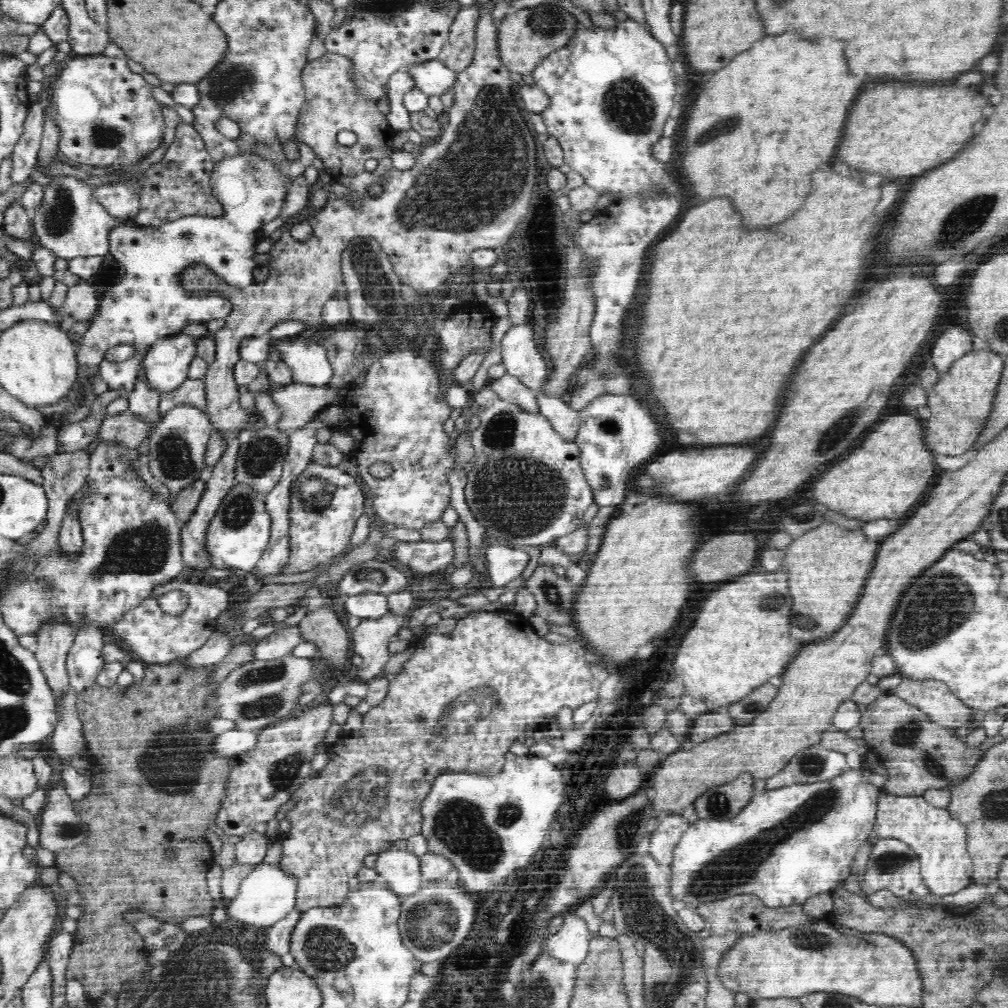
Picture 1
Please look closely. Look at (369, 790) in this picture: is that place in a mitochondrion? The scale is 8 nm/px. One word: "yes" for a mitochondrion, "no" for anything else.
yes

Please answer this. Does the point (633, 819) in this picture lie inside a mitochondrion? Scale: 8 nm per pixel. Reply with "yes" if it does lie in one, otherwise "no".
yes

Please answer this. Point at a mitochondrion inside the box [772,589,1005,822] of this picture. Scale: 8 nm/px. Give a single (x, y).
(910, 735)

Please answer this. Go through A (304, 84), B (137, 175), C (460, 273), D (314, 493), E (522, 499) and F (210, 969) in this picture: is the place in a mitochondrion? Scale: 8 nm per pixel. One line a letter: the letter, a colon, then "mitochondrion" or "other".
A: other
B: other
C: other
D: mitochondrion
E: mitochondrion
F: mitochondrion

